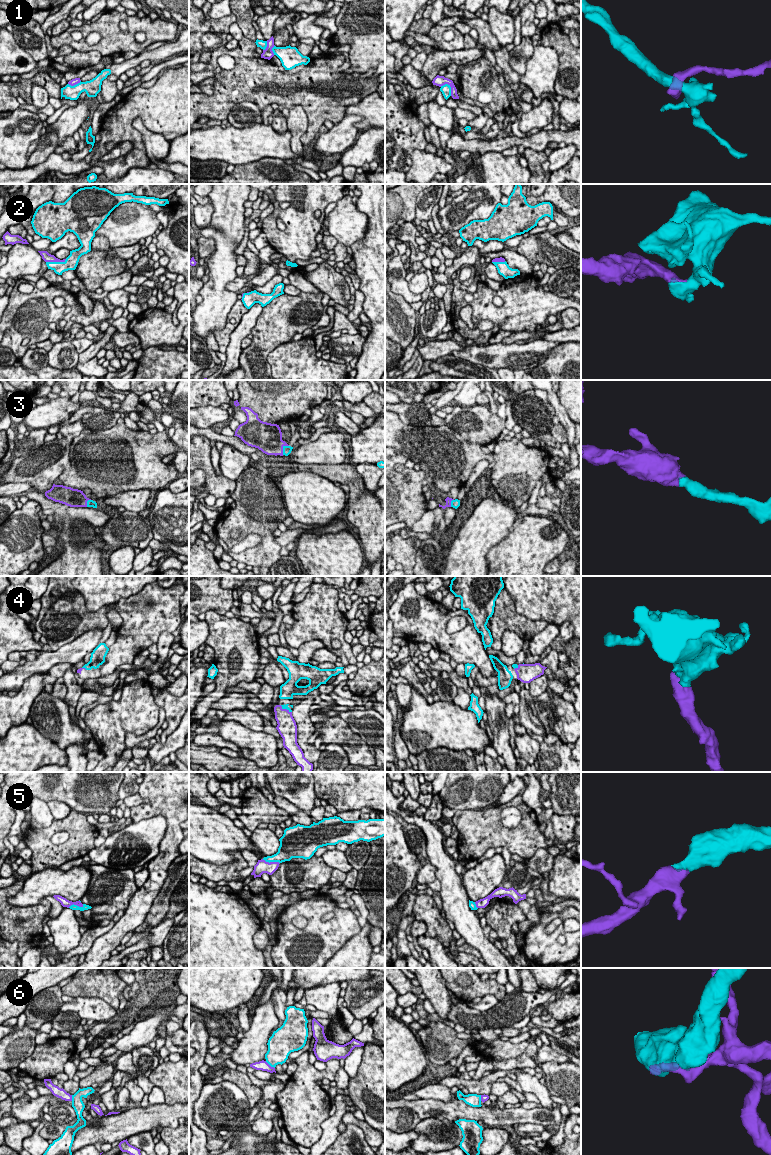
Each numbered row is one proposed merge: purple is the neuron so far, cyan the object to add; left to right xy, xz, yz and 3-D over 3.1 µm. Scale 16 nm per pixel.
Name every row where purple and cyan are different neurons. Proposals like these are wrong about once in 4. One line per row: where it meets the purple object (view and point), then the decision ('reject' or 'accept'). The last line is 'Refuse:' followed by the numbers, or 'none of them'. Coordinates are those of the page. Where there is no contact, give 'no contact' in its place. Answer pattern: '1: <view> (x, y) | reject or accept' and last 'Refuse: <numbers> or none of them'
1: yz (450, 86) | reject
2: xy (56, 261) | accept
3: xz (282, 448) | accept
4: xz (286, 709) | accept
5: xz (271, 862) | accept
6: xz (269, 1065) | reject
Refuse: 1, 6

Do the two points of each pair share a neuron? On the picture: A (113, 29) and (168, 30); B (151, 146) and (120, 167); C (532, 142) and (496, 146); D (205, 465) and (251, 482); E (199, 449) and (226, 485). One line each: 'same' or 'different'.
A: same
B: different
C: same
D: different
E: same

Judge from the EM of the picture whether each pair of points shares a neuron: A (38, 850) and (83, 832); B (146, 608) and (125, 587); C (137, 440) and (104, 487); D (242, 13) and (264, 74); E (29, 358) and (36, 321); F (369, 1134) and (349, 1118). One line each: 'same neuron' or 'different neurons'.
A: same neuron
B: different neurons
C: same neuron
D: different neurons
E: different neurons
F: same neuron

